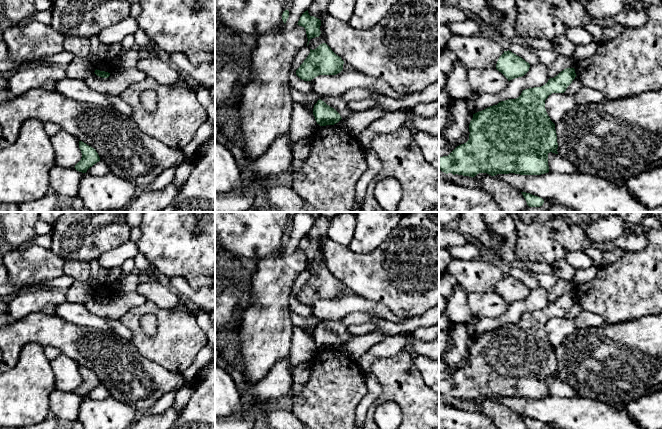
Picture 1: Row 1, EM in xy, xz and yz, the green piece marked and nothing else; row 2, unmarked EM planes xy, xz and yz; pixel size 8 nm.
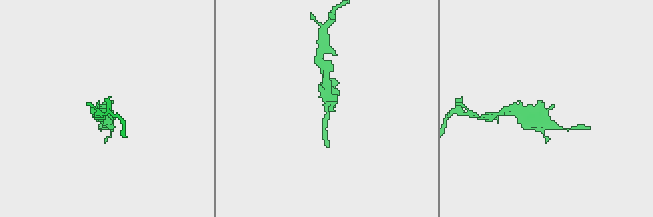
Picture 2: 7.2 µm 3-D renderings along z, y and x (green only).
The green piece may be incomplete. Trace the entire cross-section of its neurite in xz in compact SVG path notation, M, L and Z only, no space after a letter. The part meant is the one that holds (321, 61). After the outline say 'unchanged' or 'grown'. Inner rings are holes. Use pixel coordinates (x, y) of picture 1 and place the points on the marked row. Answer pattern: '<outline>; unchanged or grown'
M322 43L316 49L310 49L307 58L296 70L296 75L304 81L311 81L319 75L340 73L343 64L341 57L336 55L326 43Z; unchanged

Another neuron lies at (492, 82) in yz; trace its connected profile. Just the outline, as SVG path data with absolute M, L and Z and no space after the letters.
M496 68L491 70L469 69L467 79L474 93L489 95L500 93L509 82Z

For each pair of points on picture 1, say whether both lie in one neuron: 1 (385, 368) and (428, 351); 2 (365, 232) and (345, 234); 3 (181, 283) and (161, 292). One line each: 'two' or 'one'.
1: two
2: two
3: two

